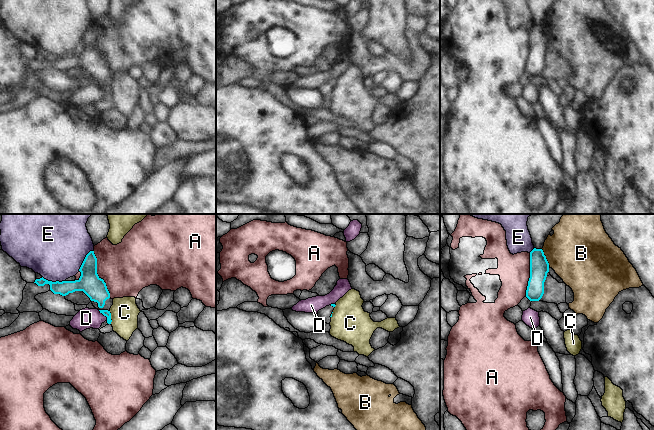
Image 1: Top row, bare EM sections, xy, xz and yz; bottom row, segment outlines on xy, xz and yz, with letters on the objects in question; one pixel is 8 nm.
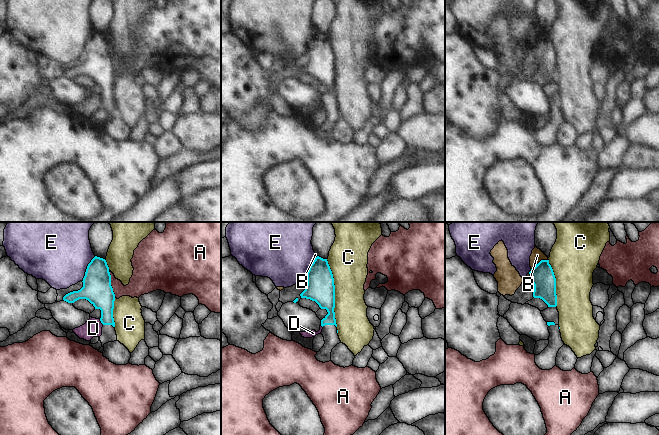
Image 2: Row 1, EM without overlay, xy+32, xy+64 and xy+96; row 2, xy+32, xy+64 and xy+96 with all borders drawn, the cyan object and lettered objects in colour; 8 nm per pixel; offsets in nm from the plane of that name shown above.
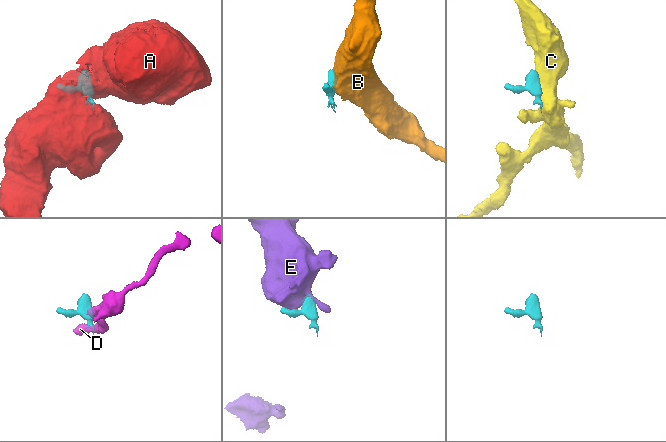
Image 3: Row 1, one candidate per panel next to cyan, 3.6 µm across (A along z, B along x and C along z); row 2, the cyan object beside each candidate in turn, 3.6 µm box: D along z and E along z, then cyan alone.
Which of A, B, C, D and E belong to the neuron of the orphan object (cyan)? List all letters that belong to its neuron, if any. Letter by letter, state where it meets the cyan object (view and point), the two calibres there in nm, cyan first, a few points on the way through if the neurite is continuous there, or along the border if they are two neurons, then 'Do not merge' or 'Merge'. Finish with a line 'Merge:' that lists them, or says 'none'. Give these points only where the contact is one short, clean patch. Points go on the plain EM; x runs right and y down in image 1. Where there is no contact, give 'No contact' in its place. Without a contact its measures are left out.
A: Touches cyan at xy (97, 50). Thickness 180 nm (cyan) against 420 nm. Do not merge
B: Touches cyan at yz (545, 33). Thickness 160 nm (cyan) against 460 nm. Boundary: yz (541, 25), (549, 41). Do not merge
C: Touches cyan at xy (110, 93). Thickness 50 nm (cyan) against 220 nm. Do not merge
D: Touches cyan at xy (103, 90). Thickness 50 nm (cyan) against 160 nm. Boundary: xy (98, 86), (107, 95). Do not merge
E: Touches cyan at xy (53, 58). Thickness 120 nm (cyan) against 440 nm. Do not merge
Merge: none

